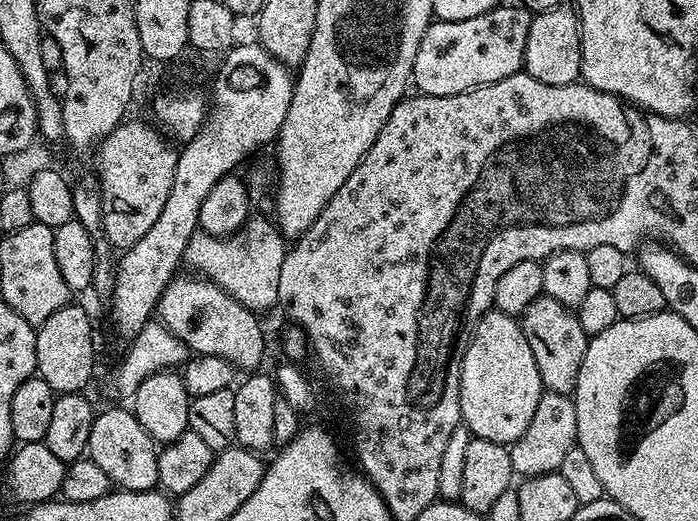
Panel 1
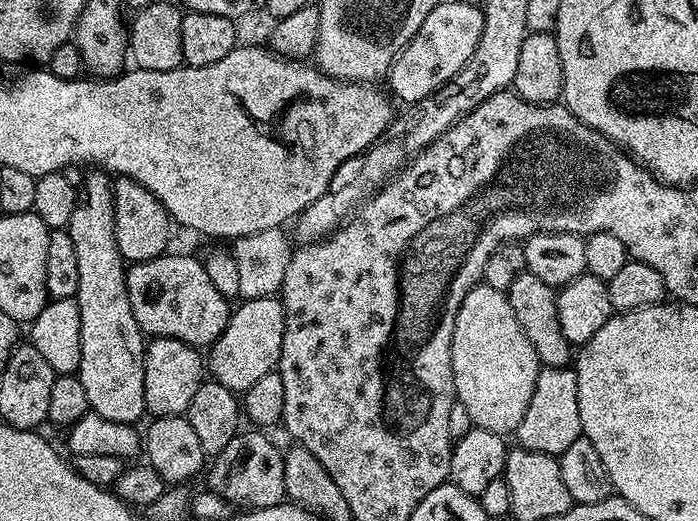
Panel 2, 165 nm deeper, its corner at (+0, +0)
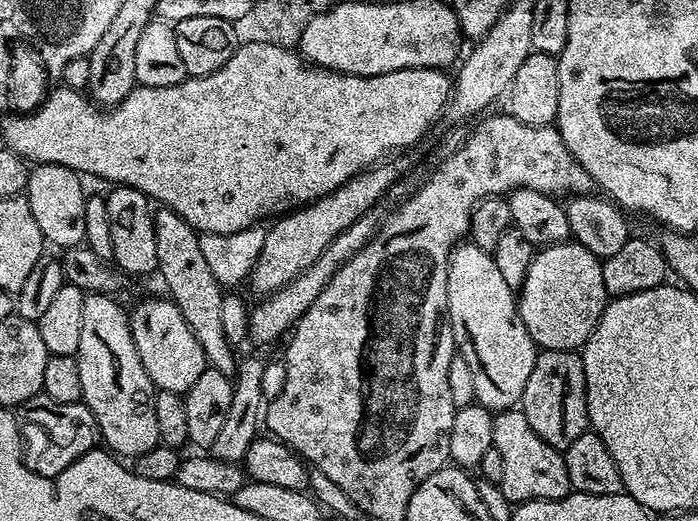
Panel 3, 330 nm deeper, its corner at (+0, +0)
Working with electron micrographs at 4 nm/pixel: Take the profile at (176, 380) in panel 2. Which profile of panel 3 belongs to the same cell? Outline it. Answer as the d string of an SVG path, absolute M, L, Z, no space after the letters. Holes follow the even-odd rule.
M170 298L163 299L144 300L136 309L131 309L132 337L152 387L162 392L183 394L194 386L198 374L209 367L208 360L178 306Z

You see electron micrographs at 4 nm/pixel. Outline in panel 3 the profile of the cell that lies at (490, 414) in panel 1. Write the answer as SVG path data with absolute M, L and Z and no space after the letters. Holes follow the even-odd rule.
M471 242L457 244L450 254L446 290L448 325L452 327L452 337L456 340L459 359L464 360L466 366L470 366L470 374L474 374L475 403L487 408L493 414L517 407L522 398L522 390L526 390L530 370L534 370L538 351L536 343L530 338L530 330L526 330L520 317L517 293L510 286L506 286L492 253L482 250Z

